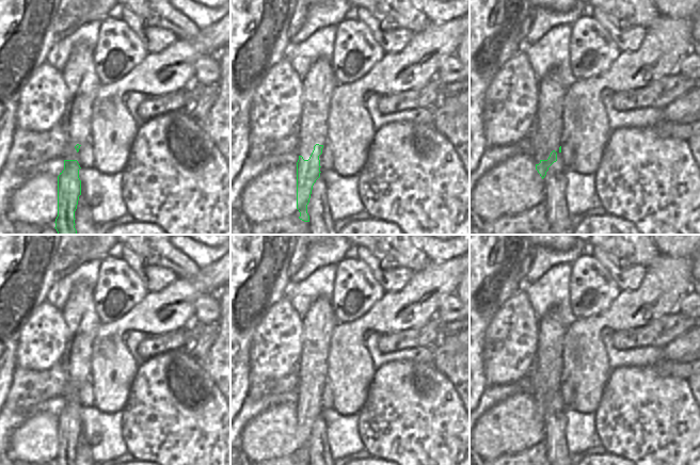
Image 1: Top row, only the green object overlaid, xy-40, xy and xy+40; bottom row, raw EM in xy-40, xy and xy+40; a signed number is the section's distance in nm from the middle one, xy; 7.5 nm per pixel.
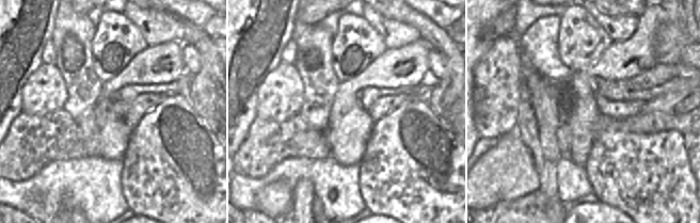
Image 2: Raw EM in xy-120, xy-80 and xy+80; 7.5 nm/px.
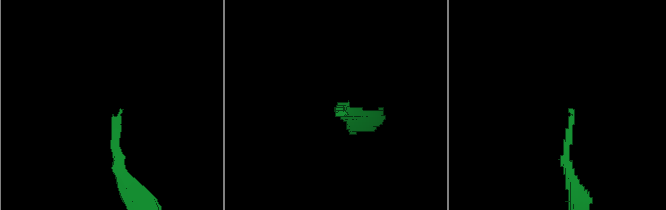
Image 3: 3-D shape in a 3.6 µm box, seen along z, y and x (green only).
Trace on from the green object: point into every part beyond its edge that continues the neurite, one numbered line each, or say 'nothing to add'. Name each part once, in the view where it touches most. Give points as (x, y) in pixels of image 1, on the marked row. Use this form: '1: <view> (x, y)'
1: xy+40 (551, 93)

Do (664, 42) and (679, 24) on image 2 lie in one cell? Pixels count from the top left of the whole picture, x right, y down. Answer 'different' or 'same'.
same

